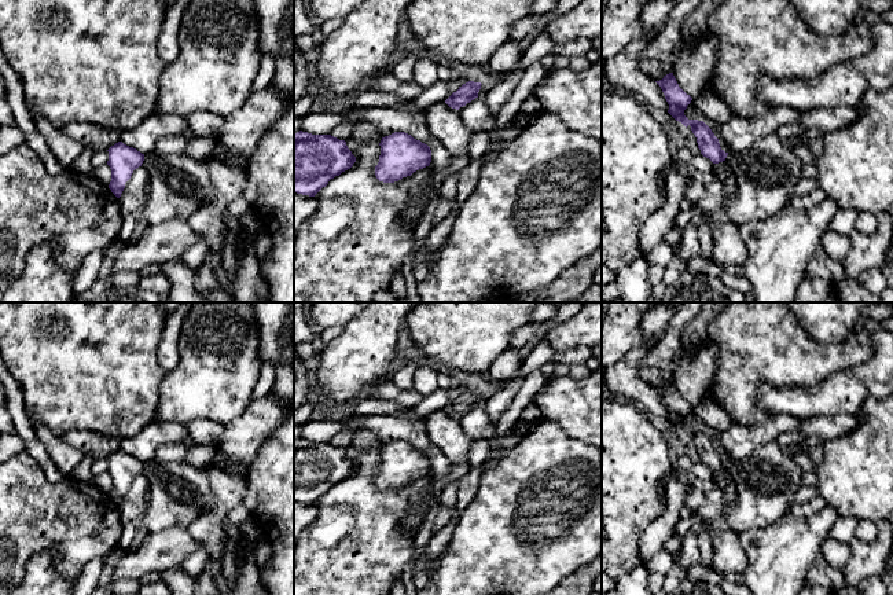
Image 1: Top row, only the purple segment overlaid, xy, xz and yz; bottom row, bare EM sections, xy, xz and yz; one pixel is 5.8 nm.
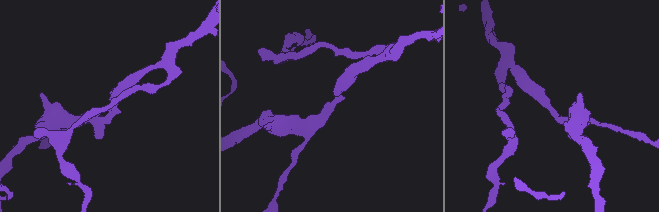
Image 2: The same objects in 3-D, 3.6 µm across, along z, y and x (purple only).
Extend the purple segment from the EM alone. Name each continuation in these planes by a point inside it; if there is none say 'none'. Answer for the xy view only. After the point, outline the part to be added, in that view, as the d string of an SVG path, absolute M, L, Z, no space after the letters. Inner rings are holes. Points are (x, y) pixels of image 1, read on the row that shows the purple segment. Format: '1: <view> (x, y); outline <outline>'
none

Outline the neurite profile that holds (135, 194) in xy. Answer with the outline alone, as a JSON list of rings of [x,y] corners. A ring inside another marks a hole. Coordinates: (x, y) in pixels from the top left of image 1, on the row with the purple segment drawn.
[[[139,166],[133,170],[131,179],[125,183],[125,188],[120,197],[121,212],[142,213],[148,198],[148,172]]]

